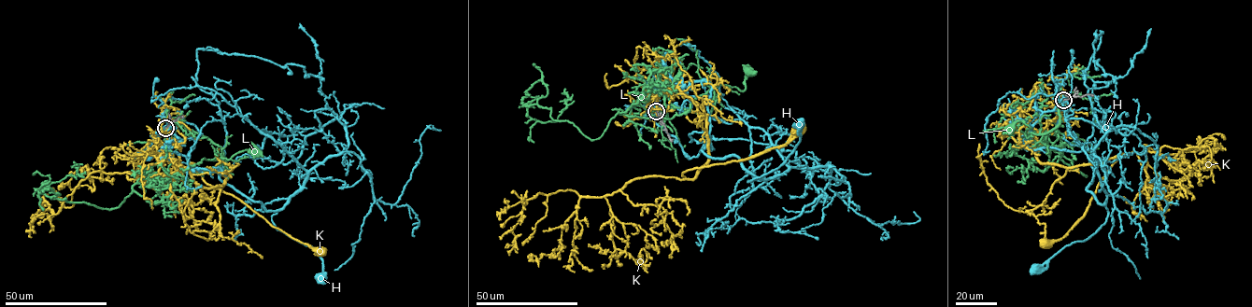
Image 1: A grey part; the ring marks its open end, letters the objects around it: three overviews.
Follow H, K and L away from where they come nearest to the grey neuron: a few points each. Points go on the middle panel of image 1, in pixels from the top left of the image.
H: (657, 111), (689, 108), (678, 86), (707, 81), (700, 151), (736, 156), (748, 182), (782, 164), (799, 124)
K: (657, 110), (647, 104), (675, 88), (703, 111), (708, 161), (686, 179), (687, 170), (784, 144), (799, 126)
L: (657, 111), (666, 112), (674, 105), (707, 115), (713, 103), (713, 89), (720, 84), (744, 90), (750, 72)

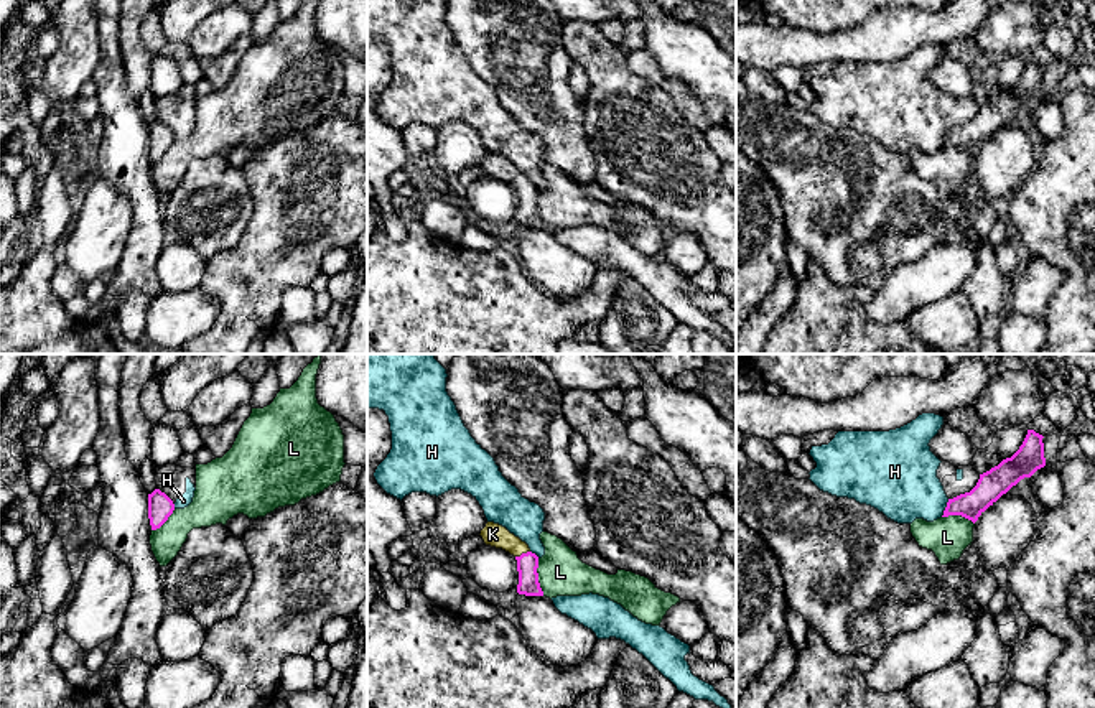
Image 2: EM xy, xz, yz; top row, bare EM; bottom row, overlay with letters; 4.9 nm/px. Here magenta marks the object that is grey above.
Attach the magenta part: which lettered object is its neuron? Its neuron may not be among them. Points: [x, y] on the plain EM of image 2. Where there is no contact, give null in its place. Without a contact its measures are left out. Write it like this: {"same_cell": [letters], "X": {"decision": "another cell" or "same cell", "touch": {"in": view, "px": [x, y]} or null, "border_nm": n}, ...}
{"same_cell": ["K"], "H": {"decision": "another cell", "touch": {"in": "yz", "px": [945, 139]}, "border_nm": 100}, "K": {"decision": "same cell", "touch": {"in": "xz", "px": [522, 185]}, "border_nm": 80}, "L": {"decision": "another cell", "touch": {"in": "xz", "px": [537, 208]}, "border_nm": 190}}

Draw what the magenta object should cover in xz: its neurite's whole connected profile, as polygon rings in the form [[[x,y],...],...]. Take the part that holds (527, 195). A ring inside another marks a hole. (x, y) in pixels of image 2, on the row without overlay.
[[[487,153],[479,166],[486,176],[502,179],[515,188],[519,203],[519,226],[543,227],[537,204],[538,188],[530,183],[525,173],[510,165],[506,158],[494,153]]]

